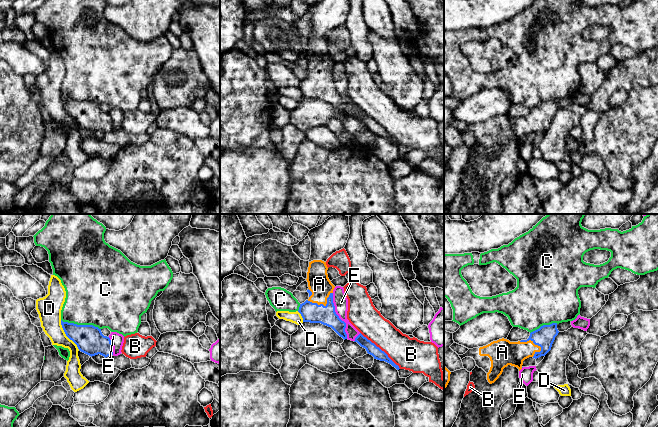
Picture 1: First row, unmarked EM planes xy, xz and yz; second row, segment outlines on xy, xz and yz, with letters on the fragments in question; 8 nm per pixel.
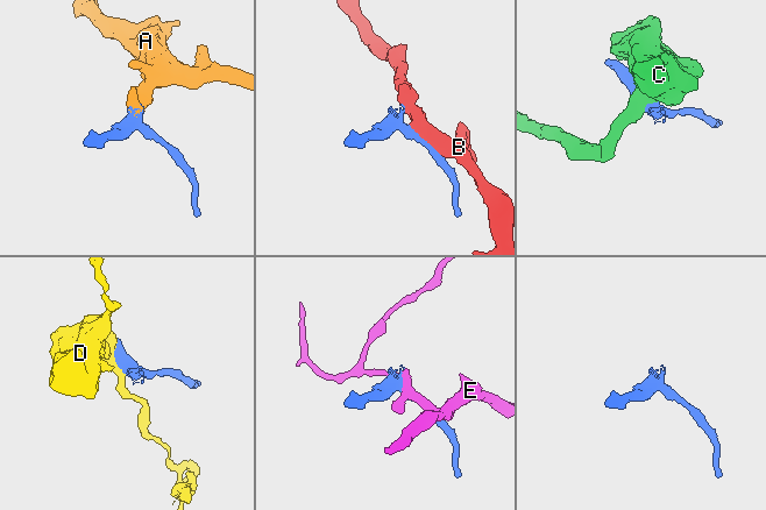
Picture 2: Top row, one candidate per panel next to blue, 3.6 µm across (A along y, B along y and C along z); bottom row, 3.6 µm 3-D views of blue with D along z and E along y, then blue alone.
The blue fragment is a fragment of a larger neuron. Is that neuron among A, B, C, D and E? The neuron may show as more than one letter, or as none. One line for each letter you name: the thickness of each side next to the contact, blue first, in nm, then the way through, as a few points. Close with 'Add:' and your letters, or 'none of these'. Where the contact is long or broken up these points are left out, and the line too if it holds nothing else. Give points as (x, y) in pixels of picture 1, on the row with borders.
A: calibres 160 and 200 nm; way yz (544, 337), (541, 340), (531, 340), (517, 352), (503, 352)
Add: A

